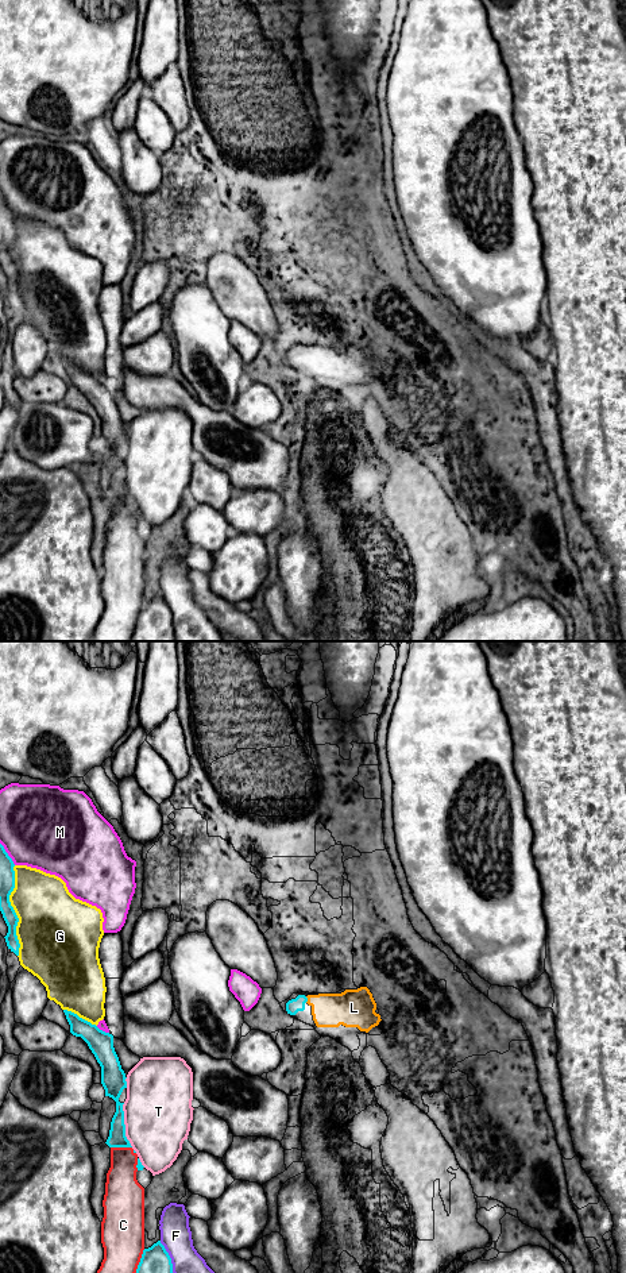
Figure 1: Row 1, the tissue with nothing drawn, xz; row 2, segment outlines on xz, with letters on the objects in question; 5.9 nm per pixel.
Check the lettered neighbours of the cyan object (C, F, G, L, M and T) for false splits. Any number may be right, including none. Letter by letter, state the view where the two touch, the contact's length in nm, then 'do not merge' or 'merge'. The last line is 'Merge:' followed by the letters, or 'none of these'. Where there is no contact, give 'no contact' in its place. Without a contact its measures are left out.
C: xz | 130 nm | do not merge
F: xz | 300 nm | do not merge
G: xz | 220 nm | do not merge
L: xz | 40 nm | merge
M: xz | 160 nm | do not merge
T: xz | 280 nm | do not merge
Merge: L

